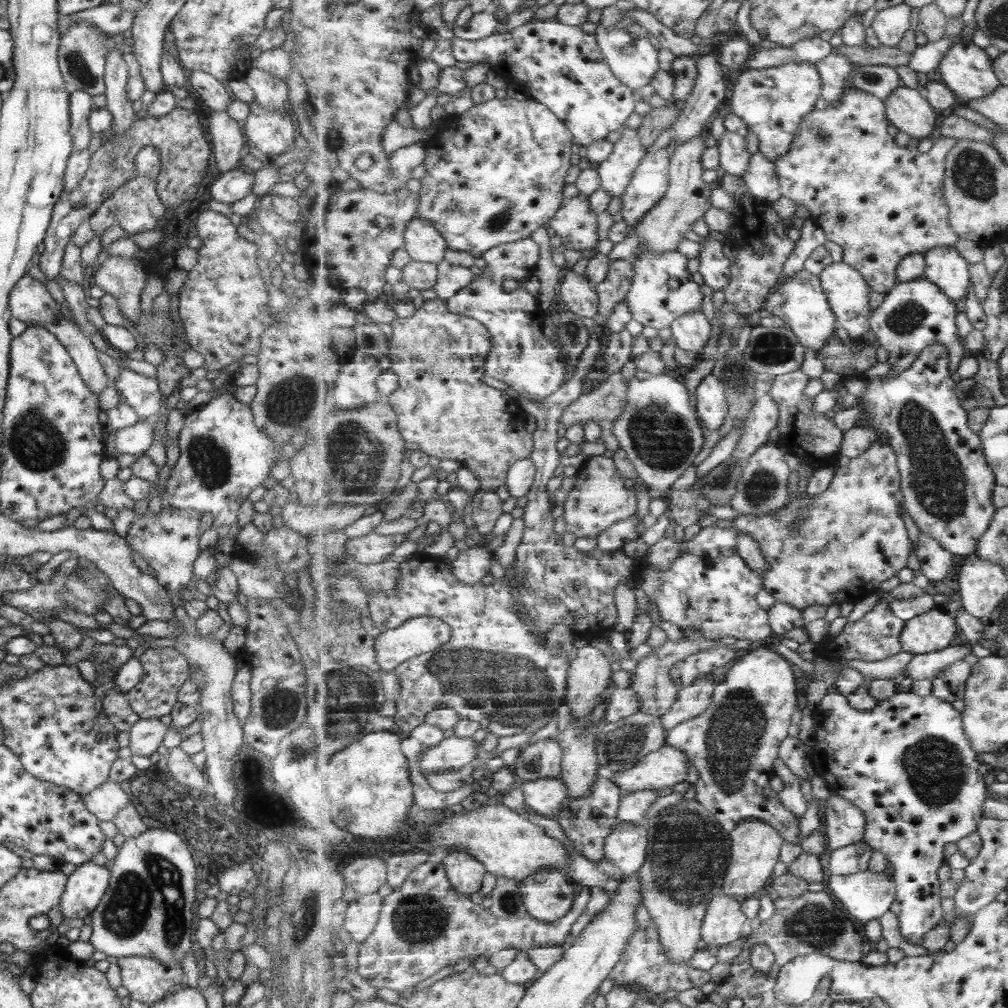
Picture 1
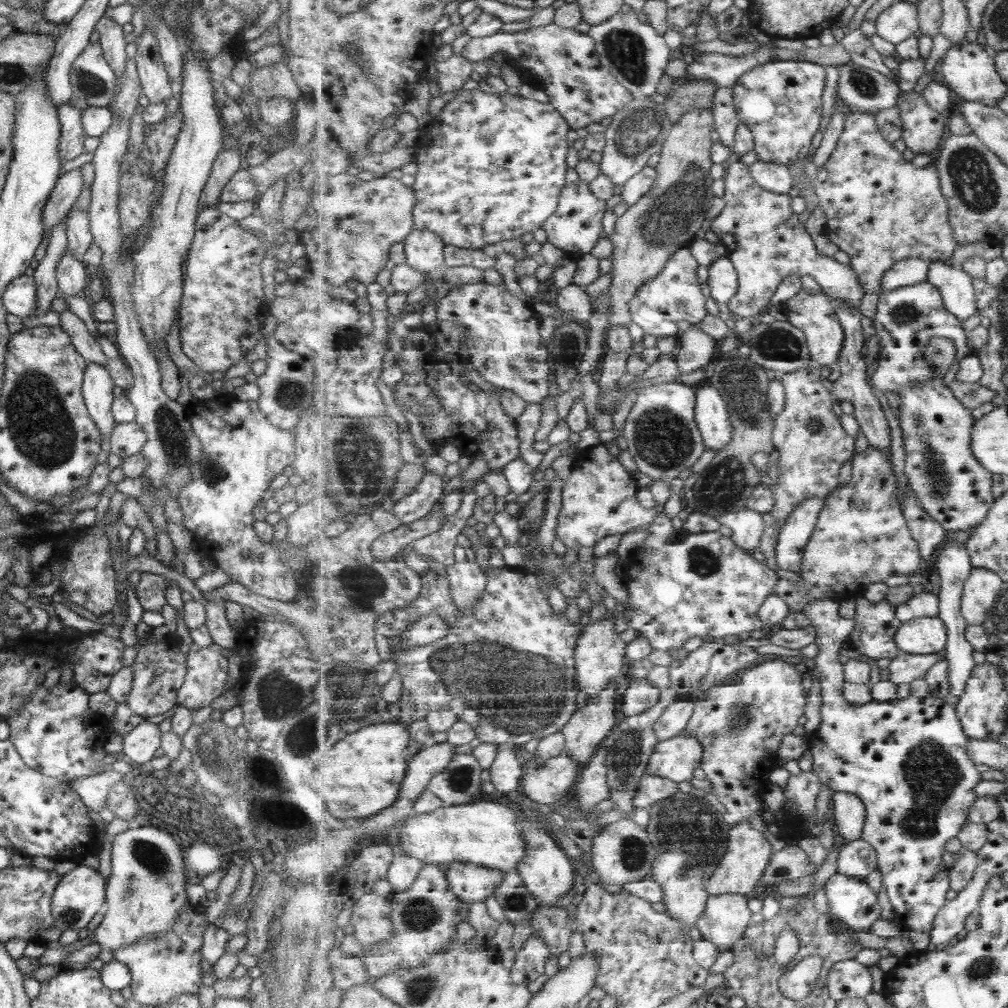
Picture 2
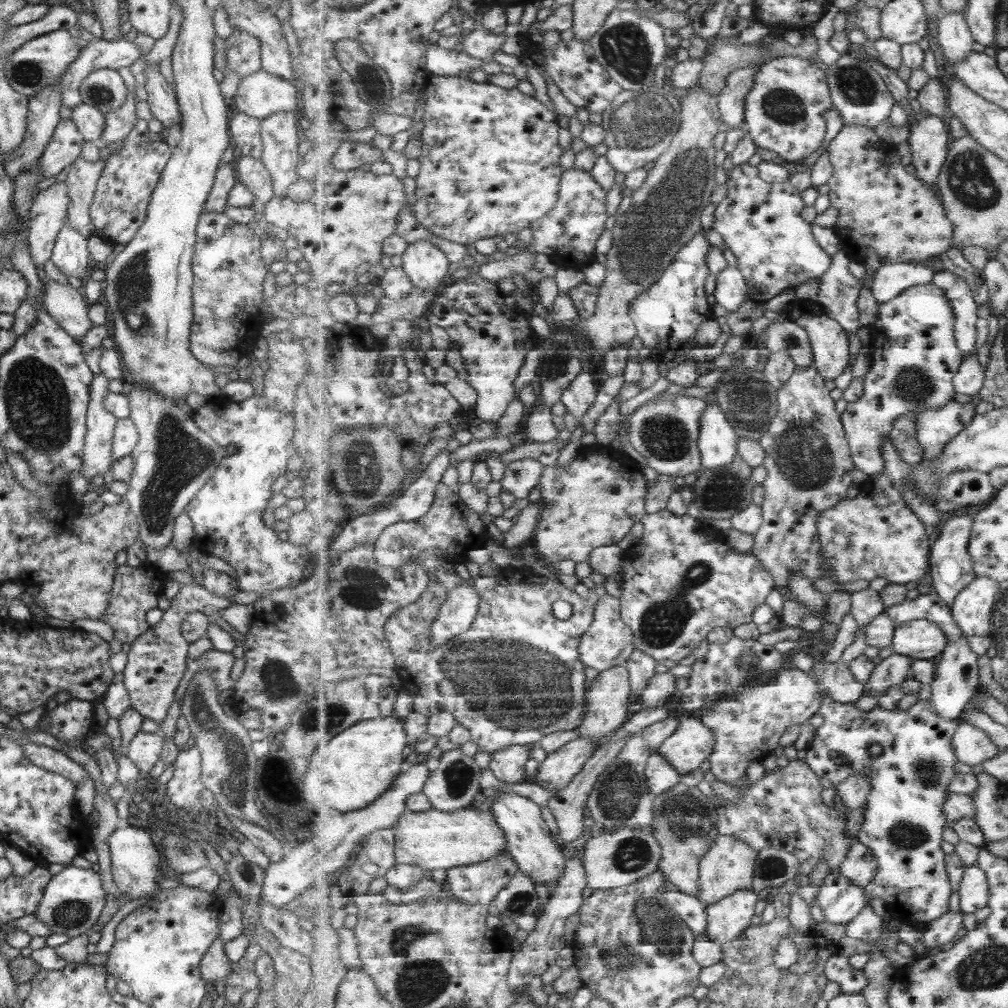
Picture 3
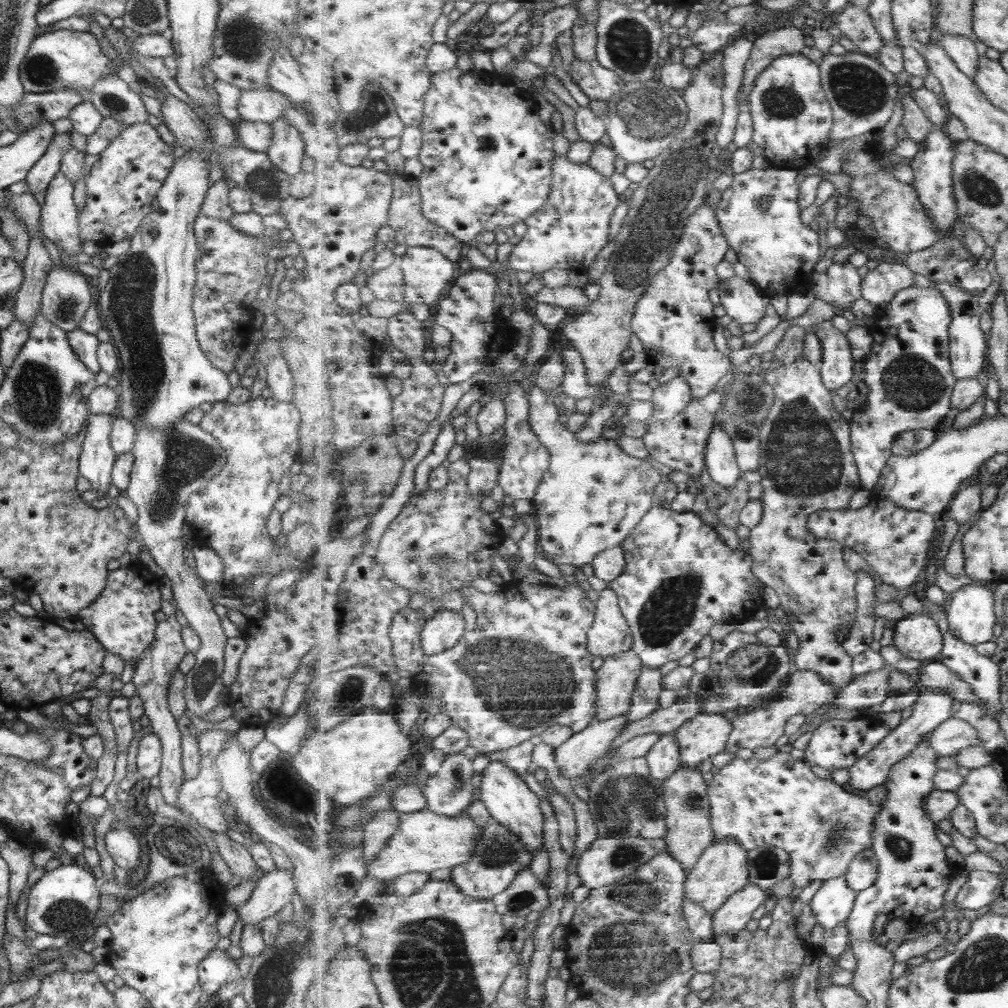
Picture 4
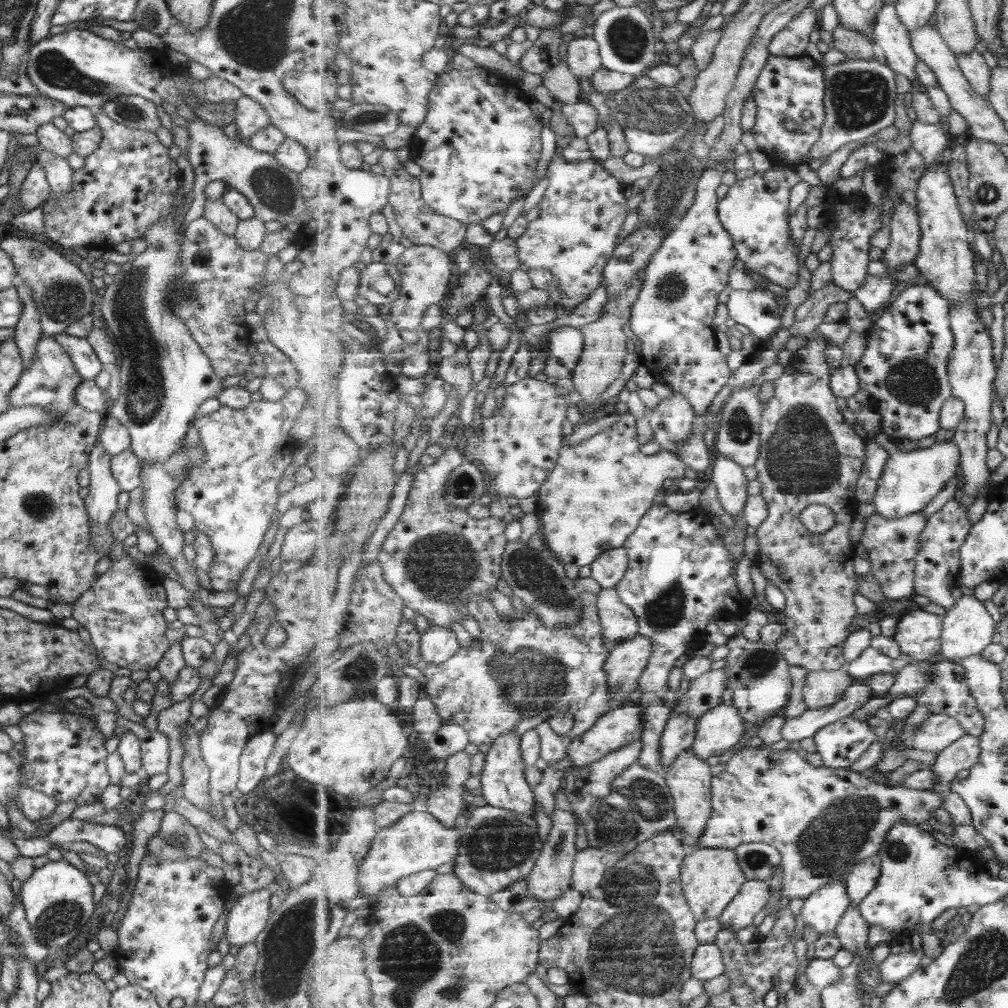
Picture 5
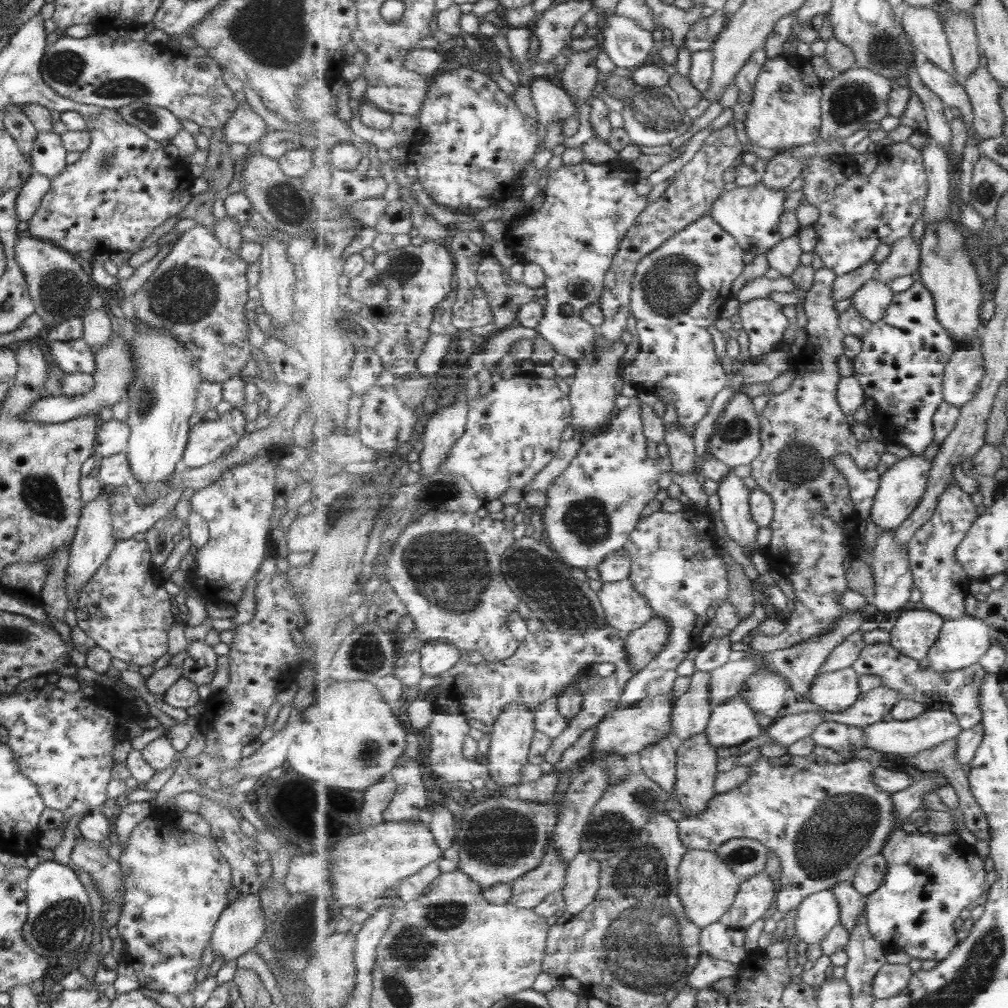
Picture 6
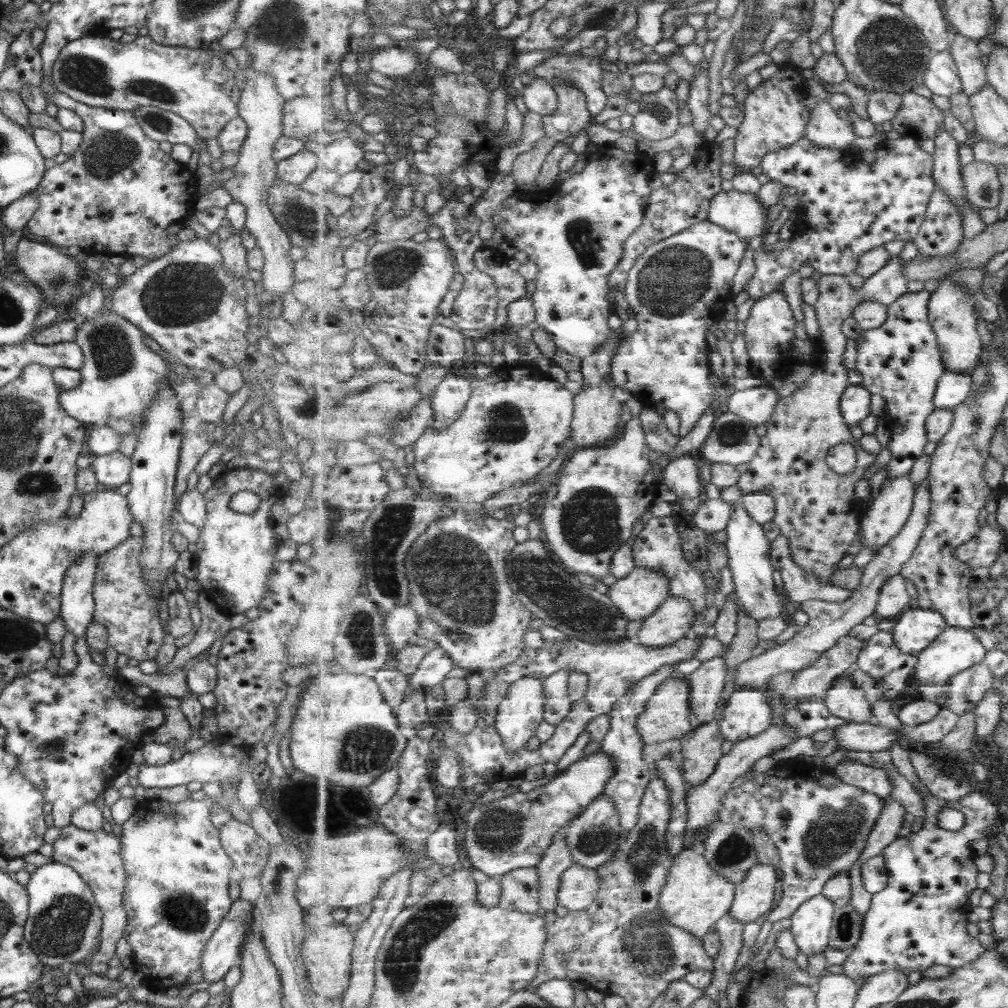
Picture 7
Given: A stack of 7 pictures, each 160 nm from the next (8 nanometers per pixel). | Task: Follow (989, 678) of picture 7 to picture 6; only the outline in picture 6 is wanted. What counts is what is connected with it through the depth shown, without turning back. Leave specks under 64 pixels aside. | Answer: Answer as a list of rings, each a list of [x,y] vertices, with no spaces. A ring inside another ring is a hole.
[[[890,643],[868,644],[862,650],[854,668],[859,676],[879,676],[883,680],[883,686],[898,690],[903,699],[922,702],[931,710],[953,710],[964,731],[971,730],[982,722],[980,687],[985,684],[988,673],[979,663],[961,670],[939,674],[925,663],[901,654]]]

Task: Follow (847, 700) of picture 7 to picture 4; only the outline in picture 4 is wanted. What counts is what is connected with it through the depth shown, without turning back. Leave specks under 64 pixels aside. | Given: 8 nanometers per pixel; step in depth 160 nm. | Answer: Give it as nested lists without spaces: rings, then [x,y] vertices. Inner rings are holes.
[[[793,668],[793,674],[781,690],[777,698],[771,699],[764,705],[755,707],[746,713],[739,714],[738,717],[731,719],[734,725],[734,732],[731,733],[730,740],[727,743],[726,751],[733,758],[737,752],[744,748],[746,750],[755,750],[759,746],[775,746],[777,740],[786,734],[786,724],[796,714],[809,715],[815,710],[819,710],[823,704],[832,704],[837,700],[838,691],[829,681],[825,681],[821,675],[812,671],[804,671]]]

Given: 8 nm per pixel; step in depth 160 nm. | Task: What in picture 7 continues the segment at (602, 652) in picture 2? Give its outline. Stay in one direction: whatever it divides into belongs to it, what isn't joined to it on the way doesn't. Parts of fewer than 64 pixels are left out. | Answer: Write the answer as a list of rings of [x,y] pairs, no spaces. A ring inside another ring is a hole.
[[[636,566],[625,578],[615,581],[606,593],[629,620],[649,618],[670,597],[670,578],[646,566]]]

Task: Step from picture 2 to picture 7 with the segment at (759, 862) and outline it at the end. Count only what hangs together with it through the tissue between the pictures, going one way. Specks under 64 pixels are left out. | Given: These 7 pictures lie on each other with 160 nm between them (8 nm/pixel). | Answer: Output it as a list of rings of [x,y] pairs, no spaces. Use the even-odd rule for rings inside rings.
[[[686,848],[674,858],[673,866],[670,868],[670,876],[667,878],[667,883],[663,888],[661,897],[659,897],[659,908],[661,908],[665,918],[667,918],[667,922],[671,926],[687,930],[695,938],[703,940],[707,934],[715,930],[717,922],[730,913],[735,898],[736,886],[731,882],[727,882],[727,878],[721,873],[715,872],[714,867],[710,865],[703,851]]]

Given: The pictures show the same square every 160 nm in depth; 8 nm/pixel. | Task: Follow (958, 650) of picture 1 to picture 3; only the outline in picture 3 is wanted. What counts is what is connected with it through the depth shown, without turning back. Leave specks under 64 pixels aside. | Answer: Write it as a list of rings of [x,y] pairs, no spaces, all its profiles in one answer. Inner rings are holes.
[[[893,652],[876,665],[866,688],[871,689],[871,695],[877,700],[888,688],[903,688],[905,679],[912,677],[913,661],[910,656]]]

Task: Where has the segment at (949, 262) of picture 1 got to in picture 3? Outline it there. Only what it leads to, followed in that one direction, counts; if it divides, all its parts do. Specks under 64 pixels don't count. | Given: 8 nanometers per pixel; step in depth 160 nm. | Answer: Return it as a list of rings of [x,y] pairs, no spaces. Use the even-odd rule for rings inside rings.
[[[939,271],[934,274],[935,286],[946,290],[947,298],[954,306],[956,323],[955,334],[958,338],[959,348],[963,353],[963,361],[978,350],[978,302],[975,300],[974,291],[961,275]]]

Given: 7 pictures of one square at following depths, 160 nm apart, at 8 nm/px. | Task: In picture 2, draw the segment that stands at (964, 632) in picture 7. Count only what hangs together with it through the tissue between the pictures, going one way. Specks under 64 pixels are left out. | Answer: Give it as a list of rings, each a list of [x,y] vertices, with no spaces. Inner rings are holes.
[[[973,567],[962,596],[962,615],[969,625],[981,625],[987,620],[1005,587],[994,570]]]

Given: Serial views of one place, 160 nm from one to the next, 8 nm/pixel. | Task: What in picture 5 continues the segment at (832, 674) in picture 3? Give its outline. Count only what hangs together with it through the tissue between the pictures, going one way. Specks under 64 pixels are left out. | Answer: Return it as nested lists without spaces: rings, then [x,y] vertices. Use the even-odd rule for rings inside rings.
[[[815,331],[812,336],[808,338],[810,343],[799,350],[792,353],[790,360],[787,365],[784,366],[784,372],[781,377],[775,380],[776,392],[773,398],[771,398],[765,409],[762,412],[762,424],[760,429],[760,440],[761,440],[761,453],[758,462],[754,466],[758,478],[756,479],[761,486],[761,494],[765,498],[768,508],[769,516],[765,519],[765,522],[759,526],[756,532],[756,538],[759,546],[758,555],[754,562],[760,569],[760,572],[765,576],[768,584],[773,584],[779,588],[786,598],[785,605],[785,628],[786,633],[775,642],[777,648],[783,653],[783,656],[788,660],[788,663],[792,666],[802,666],[809,672],[811,671],[837,671],[843,668],[848,660],[843,656],[843,646],[845,646],[845,640],[849,636],[849,624],[855,620],[855,616],[858,613],[858,607],[855,606],[855,597],[859,593],[858,589],[858,573],[855,570],[854,558],[855,546],[857,544],[851,542],[849,538],[849,530],[855,516],[857,516],[857,508],[859,508],[860,500],[856,497],[856,488],[858,485],[859,478],[862,477],[863,468],[866,466],[867,460],[867,440],[861,438],[854,428],[848,425],[847,420],[843,418],[839,406],[837,406],[838,396],[834,394],[831,388],[831,377],[834,372],[833,368],[829,368],[829,362],[826,360],[826,348],[831,345],[828,344],[825,339],[819,339],[815,336]],[[801,354],[801,358],[805,360],[805,364],[794,364],[791,361],[795,356]],[[809,505],[825,505],[833,509],[836,514],[836,526],[829,531],[821,535],[815,535],[815,532],[809,531],[803,524],[801,516],[806,506]]]

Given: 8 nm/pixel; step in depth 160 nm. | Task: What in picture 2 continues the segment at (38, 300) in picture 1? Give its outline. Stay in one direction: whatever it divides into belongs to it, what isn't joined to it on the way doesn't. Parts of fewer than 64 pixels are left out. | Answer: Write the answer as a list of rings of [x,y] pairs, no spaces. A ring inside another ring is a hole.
[[[23,274],[14,278],[2,294],[2,303],[6,312],[20,319],[34,314],[35,291],[36,284],[32,277]],[[86,362],[82,376],[82,398],[89,418],[99,430],[101,440],[110,438],[115,423],[110,412],[114,397],[112,378],[108,370],[101,365]]]

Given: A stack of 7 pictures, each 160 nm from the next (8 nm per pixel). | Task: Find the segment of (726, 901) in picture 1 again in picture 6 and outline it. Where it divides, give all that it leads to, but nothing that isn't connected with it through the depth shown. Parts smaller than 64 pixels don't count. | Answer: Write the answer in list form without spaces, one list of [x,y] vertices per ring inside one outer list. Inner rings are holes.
[[[763,872],[743,881],[739,886],[738,897],[730,912],[721,918],[721,924],[732,930],[747,930],[757,925],[778,896],[778,885],[767,872]]]

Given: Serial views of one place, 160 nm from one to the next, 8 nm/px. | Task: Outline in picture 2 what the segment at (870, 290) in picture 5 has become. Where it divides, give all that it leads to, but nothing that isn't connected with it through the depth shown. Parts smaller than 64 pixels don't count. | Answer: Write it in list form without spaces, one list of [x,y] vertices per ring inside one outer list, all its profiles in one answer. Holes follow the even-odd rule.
[[[910,258],[897,261],[884,276],[882,293],[901,289],[904,286],[913,286],[928,279],[930,263],[922,258]]]

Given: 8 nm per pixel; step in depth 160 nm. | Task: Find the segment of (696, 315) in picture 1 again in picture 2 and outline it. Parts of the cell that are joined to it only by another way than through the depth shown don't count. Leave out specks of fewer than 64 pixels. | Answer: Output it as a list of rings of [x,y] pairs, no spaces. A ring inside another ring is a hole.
[[[691,325],[681,336],[682,347],[675,359],[680,366],[682,374],[691,374],[695,370],[703,369],[705,364],[713,362],[719,356],[715,345],[716,340]]]

